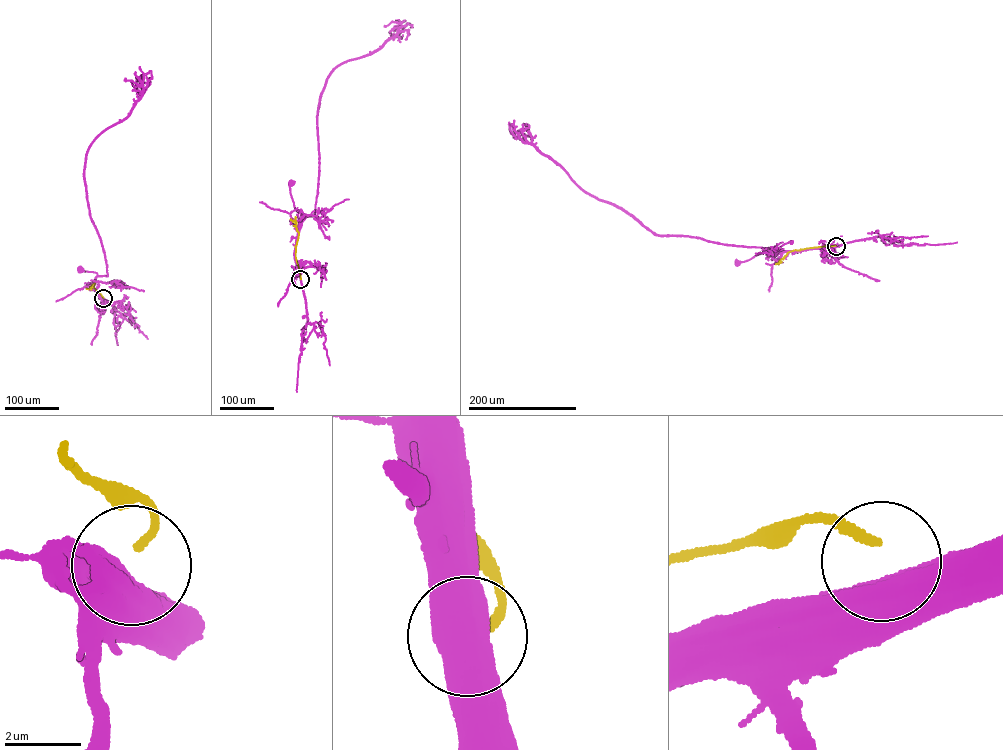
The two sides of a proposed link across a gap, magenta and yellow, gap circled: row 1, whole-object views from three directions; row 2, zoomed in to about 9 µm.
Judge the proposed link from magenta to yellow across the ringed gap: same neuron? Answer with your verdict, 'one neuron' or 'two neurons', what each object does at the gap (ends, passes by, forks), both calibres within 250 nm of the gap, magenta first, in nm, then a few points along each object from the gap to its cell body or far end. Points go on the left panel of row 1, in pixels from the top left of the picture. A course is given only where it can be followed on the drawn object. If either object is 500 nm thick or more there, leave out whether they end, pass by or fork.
two neurons; calibres 900 and 220 nm; course magenta (103, 298), (93, 287), (97, 273), (80, 270); course yellow (103, 298), (92, 284), (94, 283), (90, 288), (86, 288)

